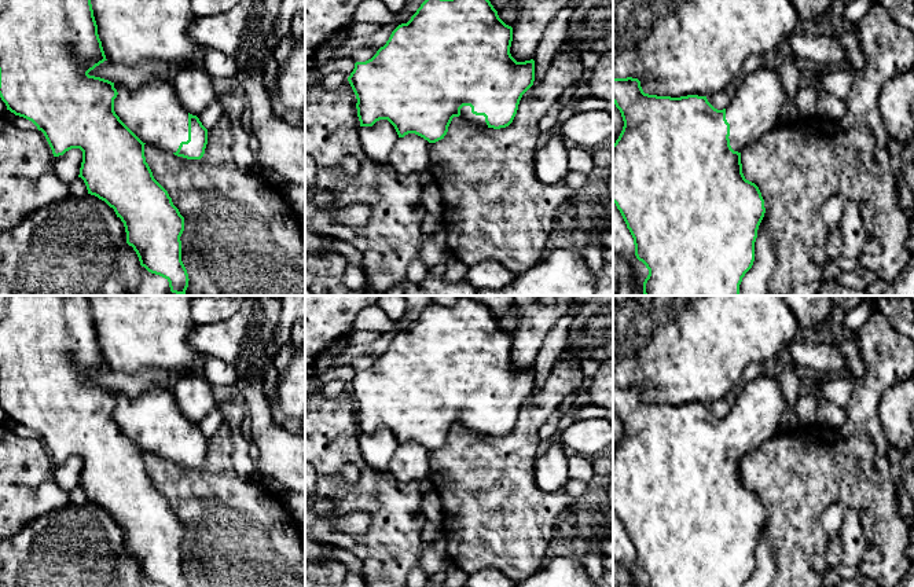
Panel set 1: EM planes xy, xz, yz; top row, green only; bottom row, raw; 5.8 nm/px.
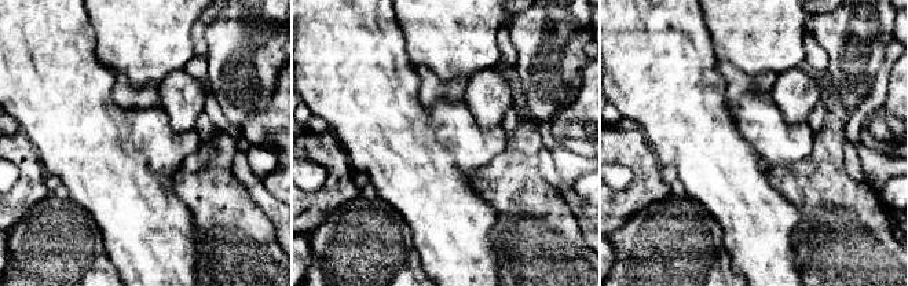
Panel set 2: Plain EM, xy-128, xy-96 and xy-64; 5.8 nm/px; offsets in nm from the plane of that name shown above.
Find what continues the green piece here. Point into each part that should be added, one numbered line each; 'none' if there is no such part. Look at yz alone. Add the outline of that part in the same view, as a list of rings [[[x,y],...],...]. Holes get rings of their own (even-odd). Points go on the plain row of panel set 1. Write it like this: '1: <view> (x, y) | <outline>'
1: yz (755, 418) | [[[772,371],[753,379],[726,415],[731,456],[741,461],[748,452],[772,439],[781,429],[785,410],[786,399]]]

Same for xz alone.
1: xz (478, 429) | [[[463,414],[460,417],[460,425],[476,433],[477,436],[488,436],[484,423],[476,423],[471,421],[470,414]]]

